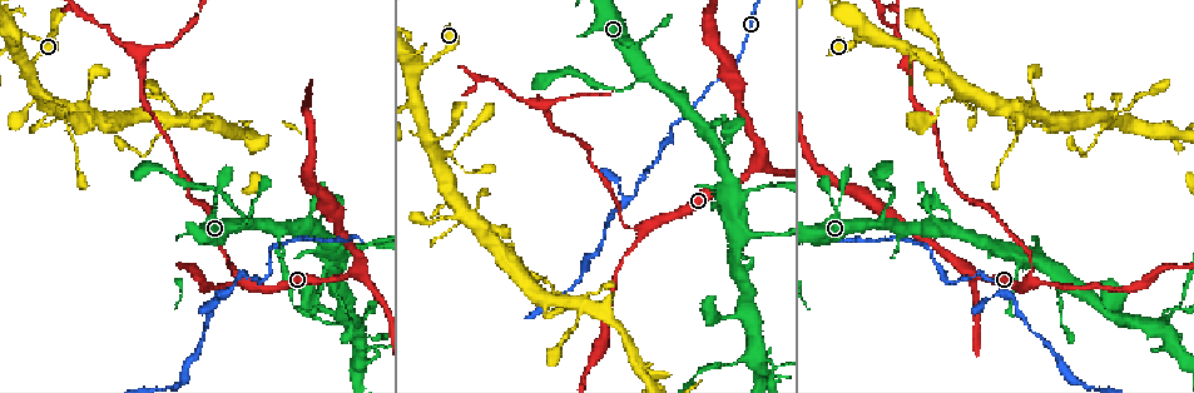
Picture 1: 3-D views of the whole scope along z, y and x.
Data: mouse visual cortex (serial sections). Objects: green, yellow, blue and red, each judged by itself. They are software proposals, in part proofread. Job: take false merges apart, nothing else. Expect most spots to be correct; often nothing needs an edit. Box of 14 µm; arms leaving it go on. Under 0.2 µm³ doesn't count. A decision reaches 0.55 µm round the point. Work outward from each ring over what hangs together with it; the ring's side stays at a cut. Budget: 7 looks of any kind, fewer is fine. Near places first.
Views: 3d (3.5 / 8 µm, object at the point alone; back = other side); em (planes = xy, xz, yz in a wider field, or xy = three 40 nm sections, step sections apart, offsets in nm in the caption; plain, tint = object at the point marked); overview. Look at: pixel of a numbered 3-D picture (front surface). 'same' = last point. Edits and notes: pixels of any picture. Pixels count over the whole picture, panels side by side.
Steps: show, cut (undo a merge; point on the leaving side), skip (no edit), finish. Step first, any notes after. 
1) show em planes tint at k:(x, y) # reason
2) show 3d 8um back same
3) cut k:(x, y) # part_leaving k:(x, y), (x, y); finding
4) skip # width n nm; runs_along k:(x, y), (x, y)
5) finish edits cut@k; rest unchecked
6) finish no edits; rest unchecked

show 3d 8um at 1:(670, 125)

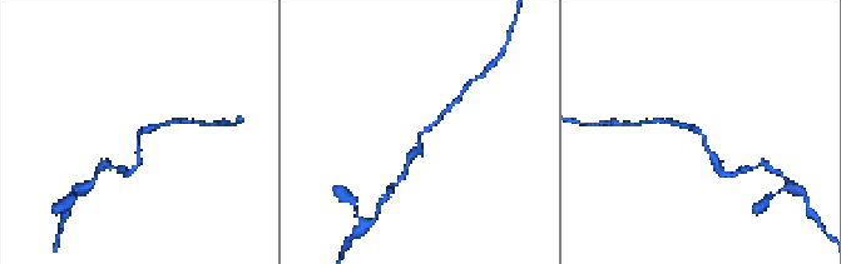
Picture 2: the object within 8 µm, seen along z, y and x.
show em planes tint at 2:(418, 136) # shape alone is not enough

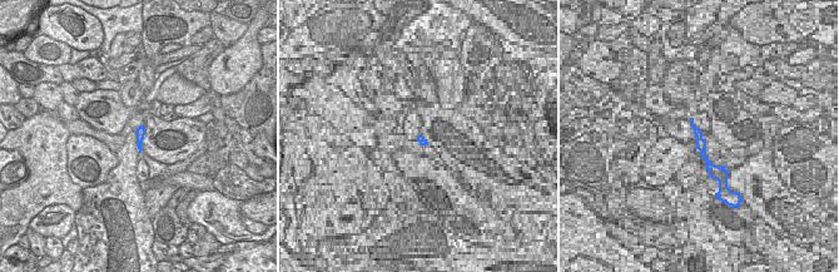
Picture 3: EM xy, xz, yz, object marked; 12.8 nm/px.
skip # arm_widths 150, 200 nm; runs_along 2:(677, 124), (699, 129), (716, 164); one cell here

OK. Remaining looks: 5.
show 3d 8um at 1:(249, 223) # three arms meet

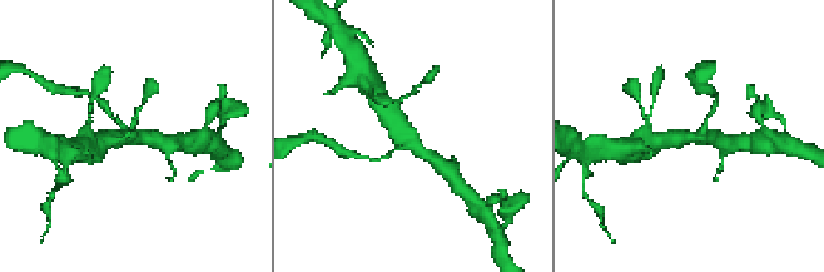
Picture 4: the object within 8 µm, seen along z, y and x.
show 3d 3.5um at 4:(133, 139)

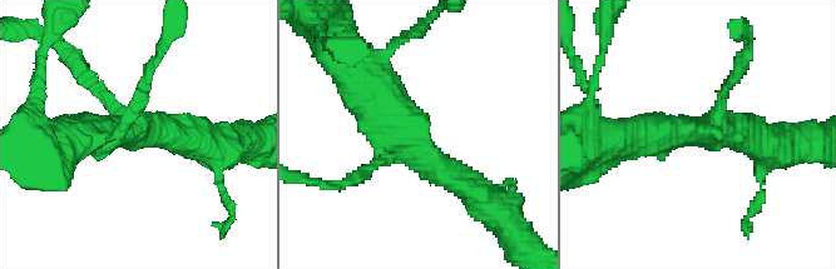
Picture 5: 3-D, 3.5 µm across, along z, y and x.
show em xy step 1 tint at 5:(410, 142)

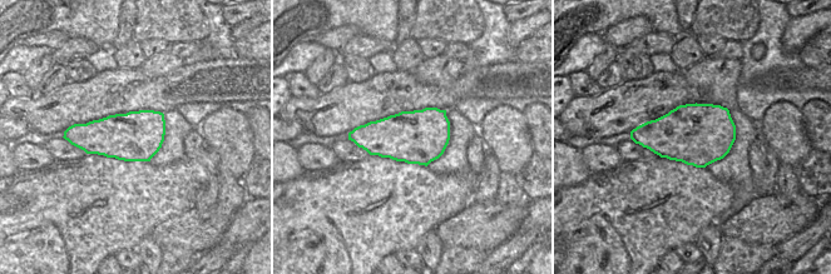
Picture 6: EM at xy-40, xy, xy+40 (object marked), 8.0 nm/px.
skip # runs_along 5:(359, 75), (412, 147), (479, 194); all the same cell

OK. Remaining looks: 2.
show 3d 3.5um at 1:(245, 281) # three-way junction

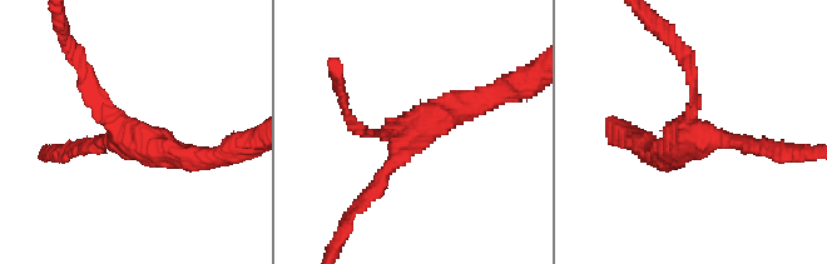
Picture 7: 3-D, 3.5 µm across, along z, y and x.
show em xy step 2 tint at 7:(413, 128)

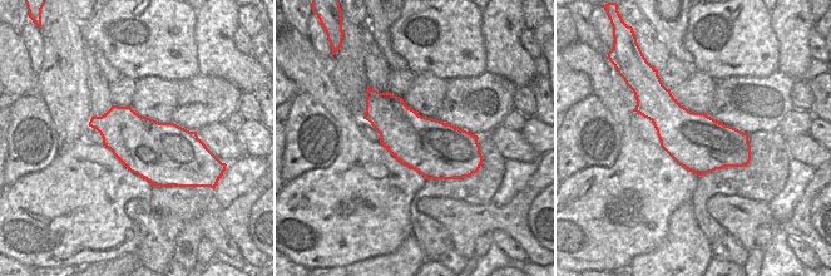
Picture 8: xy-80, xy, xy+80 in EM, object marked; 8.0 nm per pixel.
skip # arms 3; arm_widths 150, 200, 300 nm; runs_along 7:(204, 158), (130, 139), (85, 69); one cell here

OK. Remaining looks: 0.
finish no edits; rest unchecked

